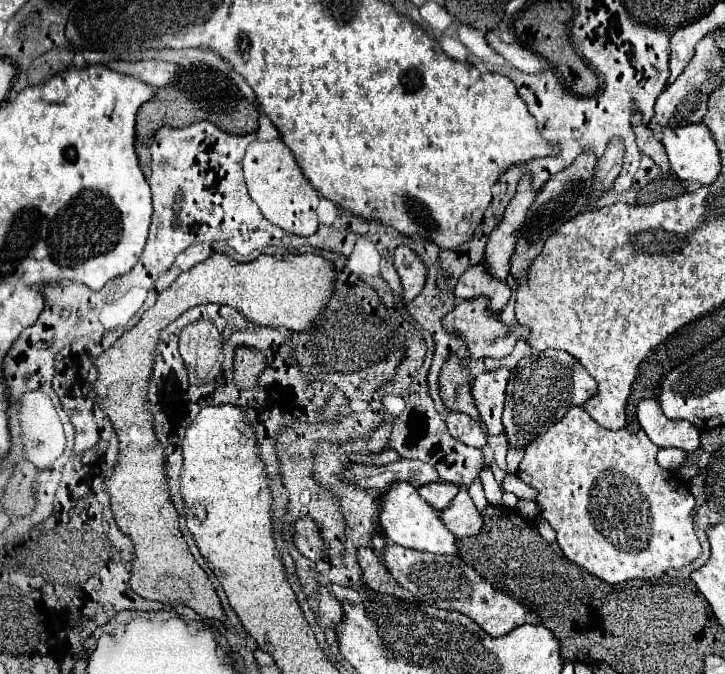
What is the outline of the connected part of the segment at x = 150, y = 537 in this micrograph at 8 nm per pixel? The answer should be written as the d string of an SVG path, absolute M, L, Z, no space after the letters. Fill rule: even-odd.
M216 253L182 273L166 291L158 295L154 307L144 311L142 319L130 331L126 331L110 349L92 359L98 371L96 401L110 417L120 439L118 465L114 467L112 477L106 481L106 491L110 495L118 529L128 535L134 545L132 577L128 585L136 595L166 605L186 605L200 617L224 621L224 611L212 583L190 555L188 545L178 531L178 513L174 511L166 491L164 451L152 431L146 385L152 371L152 353L156 349L158 333L186 309L200 303L234 305L234 309L268 309L266 293L272 293L272 309L274 305L276 309L294 309L298 331L304 331L328 303L326 299L332 297L332 283L334 267L320 255L260 255L250 263L236 263L230 257Z

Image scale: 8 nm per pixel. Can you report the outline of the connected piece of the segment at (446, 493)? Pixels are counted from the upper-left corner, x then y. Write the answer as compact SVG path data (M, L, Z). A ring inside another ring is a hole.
M430 483L430 485L422 485L418 487L418 493L420 497L432 505L432 509L436 511L442 511L450 505L450 501L456 497L456 493L460 491L458 485L450 485L450 483Z

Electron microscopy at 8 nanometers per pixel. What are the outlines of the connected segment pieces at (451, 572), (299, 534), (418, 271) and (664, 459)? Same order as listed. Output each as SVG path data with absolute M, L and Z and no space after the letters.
M388 545L388 553L380 555L382 563L394 577L394 581L408 589L414 597L418 597L424 603L430 603L438 609L448 611L460 611L468 615L474 623L478 623L488 635L500 637L516 629L524 623L538 623L540 617L532 611L528 611L522 603L518 603L514 597L494 589L488 581L484 581L470 565L466 565L458 557L450 555L432 555L424 551L404 549L400 545Z
M300 517L294 525L292 525L292 539L294 539L294 545L296 549L312 559L312 561L318 561L318 559L326 559L326 547L324 547L324 541L320 537L320 531L314 527L312 519L310 517Z
M404 245L396 247L394 267L400 277L402 299L404 299L404 303L408 303L422 291L422 287L426 283L426 267L420 261L420 257L414 255L414 251L410 247L404 247Z
M666 447L666 449L660 449L658 451L658 465L662 465L662 469L668 469L668 471L676 471L680 467L680 463L686 459L686 451L682 449L676 449L676 447Z

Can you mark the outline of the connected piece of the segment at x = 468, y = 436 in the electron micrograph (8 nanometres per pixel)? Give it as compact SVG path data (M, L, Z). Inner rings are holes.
M452 411L446 417L446 425L454 439L458 439L470 447L476 447L476 449L482 449L486 445L486 433L482 431L480 423L474 421L470 415Z

